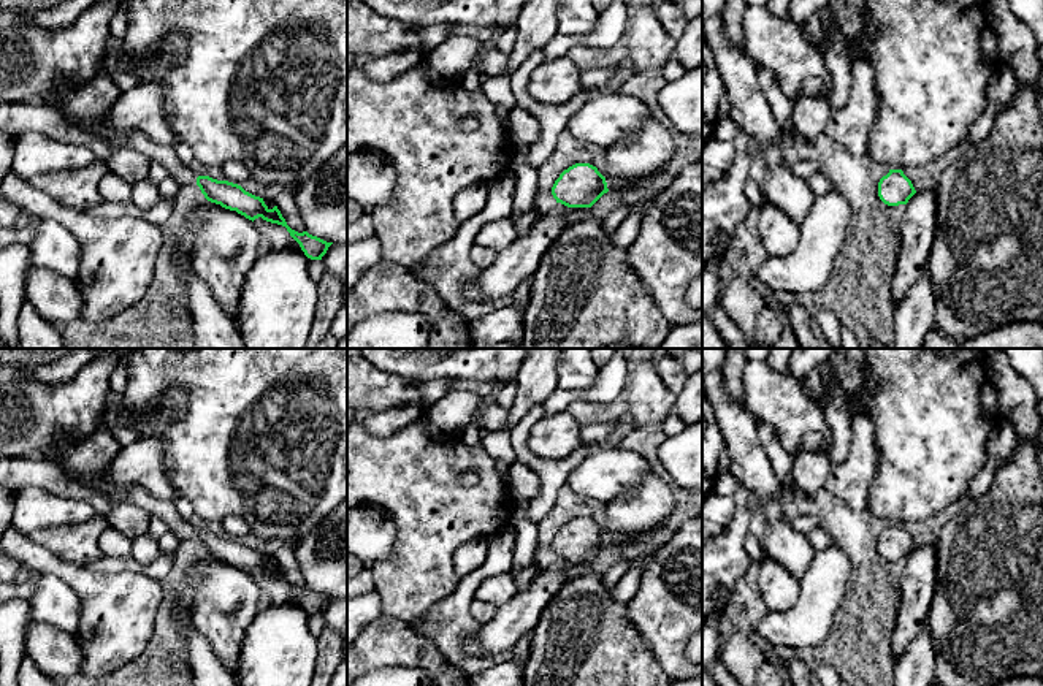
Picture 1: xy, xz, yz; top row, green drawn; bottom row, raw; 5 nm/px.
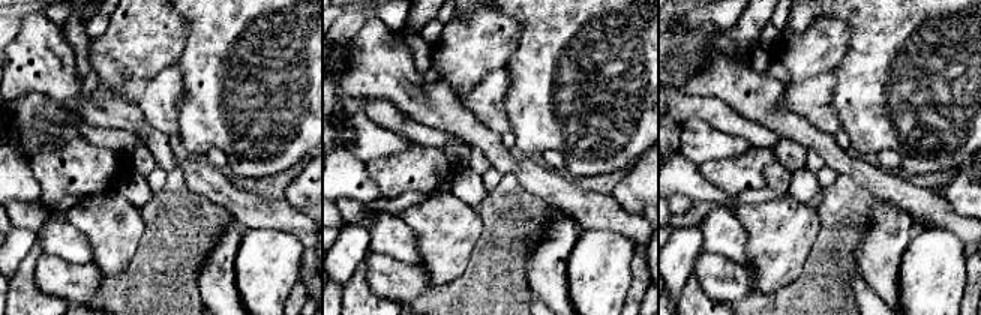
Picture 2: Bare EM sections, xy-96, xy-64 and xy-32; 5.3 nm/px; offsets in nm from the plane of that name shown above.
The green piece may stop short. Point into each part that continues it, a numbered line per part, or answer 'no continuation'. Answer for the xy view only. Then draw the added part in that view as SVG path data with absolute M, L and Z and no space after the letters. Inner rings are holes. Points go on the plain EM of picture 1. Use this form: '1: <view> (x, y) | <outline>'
1: xy (157, 507) | M138 486L127 490L125 502L141 507L152 516L163 518L168 529L171 529L181 540L197 539L197 531L178 513L174 502L155 499Z

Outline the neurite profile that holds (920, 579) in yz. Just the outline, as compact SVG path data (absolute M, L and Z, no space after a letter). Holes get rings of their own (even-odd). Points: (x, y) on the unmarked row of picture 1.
M935 545L916 547L905 559L900 604L892 635L892 656L896 662L911 640L926 632L935 586Z

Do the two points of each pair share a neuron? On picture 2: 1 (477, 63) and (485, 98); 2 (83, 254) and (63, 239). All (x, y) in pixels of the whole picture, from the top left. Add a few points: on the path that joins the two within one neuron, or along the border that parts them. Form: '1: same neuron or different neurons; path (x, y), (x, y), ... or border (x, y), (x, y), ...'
1: different neurons; border (503, 68), (488, 72), (476, 84), (456, 93)
2: same neuron; path (78, 252), (68, 243)

